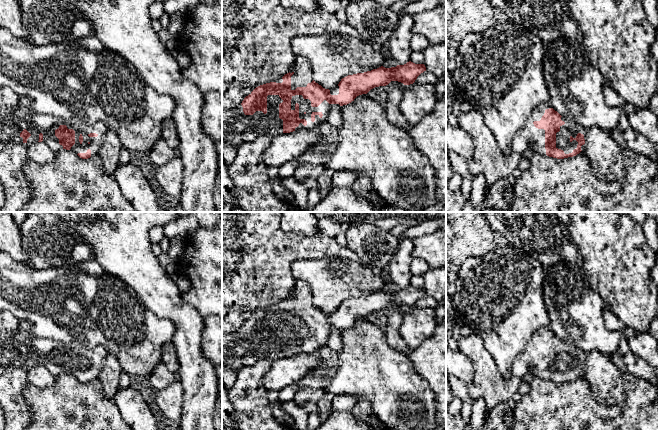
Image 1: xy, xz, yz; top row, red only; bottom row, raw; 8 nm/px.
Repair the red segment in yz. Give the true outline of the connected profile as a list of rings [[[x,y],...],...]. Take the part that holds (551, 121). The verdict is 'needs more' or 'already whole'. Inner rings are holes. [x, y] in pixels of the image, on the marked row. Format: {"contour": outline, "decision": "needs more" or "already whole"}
{"contour": [[[550,103],[537,106],[524,126],[514,135],[512,150],[522,155],[530,144],[535,145],[535,153],[549,157],[564,159],[573,157],[584,150],[588,130],[576,122],[561,116]]], "decision": "needs more"}

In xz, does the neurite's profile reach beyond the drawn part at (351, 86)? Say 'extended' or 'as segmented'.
extended

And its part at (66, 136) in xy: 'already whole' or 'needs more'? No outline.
needs more

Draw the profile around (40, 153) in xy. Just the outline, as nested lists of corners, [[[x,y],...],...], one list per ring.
[[[35,142],[28,147],[28,157],[30,161],[33,161],[36,164],[45,165],[55,159],[56,152],[54,152],[46,143]]]

